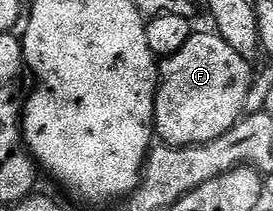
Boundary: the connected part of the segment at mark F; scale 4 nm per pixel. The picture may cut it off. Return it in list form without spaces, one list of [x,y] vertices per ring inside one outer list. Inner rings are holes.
[[[191,32],[184,45],[156,69],[158,90],[154,93],[152,129],[158,132],[157,140],[167,145],[202,145],[223,132],[235,116],[234,104],[240,101],[238,84],[246,67],[248,61],[228,47],[216,32]]]

